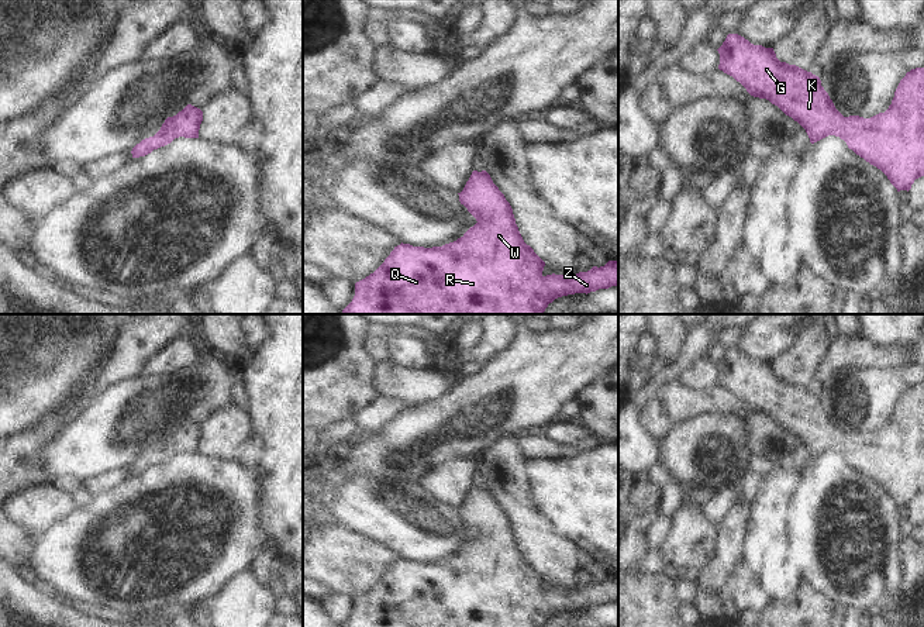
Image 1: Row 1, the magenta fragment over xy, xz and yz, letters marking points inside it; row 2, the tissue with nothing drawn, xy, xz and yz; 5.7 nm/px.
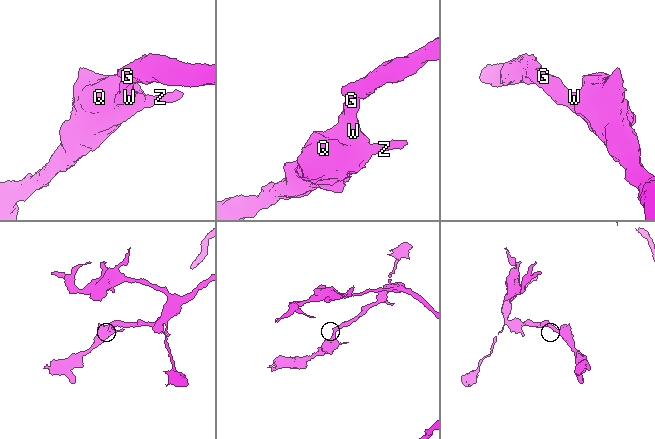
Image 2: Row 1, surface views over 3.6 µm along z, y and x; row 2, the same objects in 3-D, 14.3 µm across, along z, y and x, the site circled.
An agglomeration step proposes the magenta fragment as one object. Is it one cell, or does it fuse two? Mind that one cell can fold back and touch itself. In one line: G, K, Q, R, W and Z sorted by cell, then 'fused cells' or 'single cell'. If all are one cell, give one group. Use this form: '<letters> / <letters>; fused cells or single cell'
G K Q R W Z; single cell

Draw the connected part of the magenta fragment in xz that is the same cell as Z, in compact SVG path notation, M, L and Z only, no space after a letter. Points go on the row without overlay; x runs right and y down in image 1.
M473 486L458 510L461 520L477 538L461 554L442 562L424 564L403 558L394 562L373 589L355 599L355 612L342 627L545 627L558 613L618 602L618 576L570 592L544 592L545 578L524 558L510 519L486 486Z

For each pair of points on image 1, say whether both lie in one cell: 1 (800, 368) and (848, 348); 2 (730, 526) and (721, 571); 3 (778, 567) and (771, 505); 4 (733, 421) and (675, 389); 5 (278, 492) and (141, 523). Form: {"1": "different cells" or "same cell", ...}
{"1": "different cells", "2": "same cell", "3": "same cell", "4": "different cells", "5": "different cells"}

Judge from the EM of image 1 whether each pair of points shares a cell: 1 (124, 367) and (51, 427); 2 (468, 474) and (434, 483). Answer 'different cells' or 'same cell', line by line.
1: same cell
2: same cell

